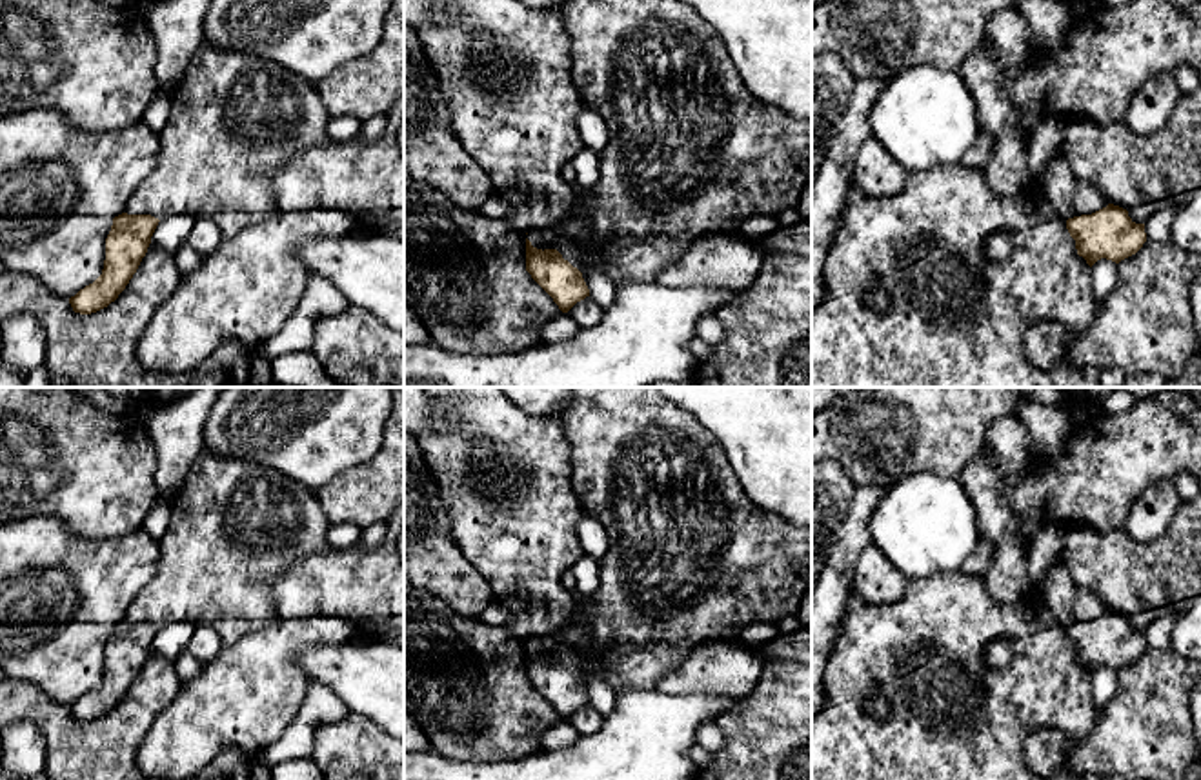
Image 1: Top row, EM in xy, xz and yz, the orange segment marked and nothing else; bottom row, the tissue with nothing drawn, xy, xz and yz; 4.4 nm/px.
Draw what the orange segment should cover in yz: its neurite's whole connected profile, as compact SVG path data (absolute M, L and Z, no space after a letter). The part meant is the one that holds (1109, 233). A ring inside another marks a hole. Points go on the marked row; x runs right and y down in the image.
M1061 149L1050 158L1045 175L1032 189L1066 222L1066 229L1075 240L1077 255L1090 267L1101 258L1119 264L1135 255L1146 242L1145 224L1135 224L1126 209L1110 204L1095 185L1075 178Z

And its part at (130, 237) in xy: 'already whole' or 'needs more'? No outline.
needs more

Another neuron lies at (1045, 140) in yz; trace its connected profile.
M1055 118L1043 120L1028 136L1028 182L1035 187L1050 158L1061 149L1063 125Z

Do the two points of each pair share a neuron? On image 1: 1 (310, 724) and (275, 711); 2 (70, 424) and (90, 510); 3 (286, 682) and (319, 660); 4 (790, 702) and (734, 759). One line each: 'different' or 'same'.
1: different
2: same
3: different
4: same

